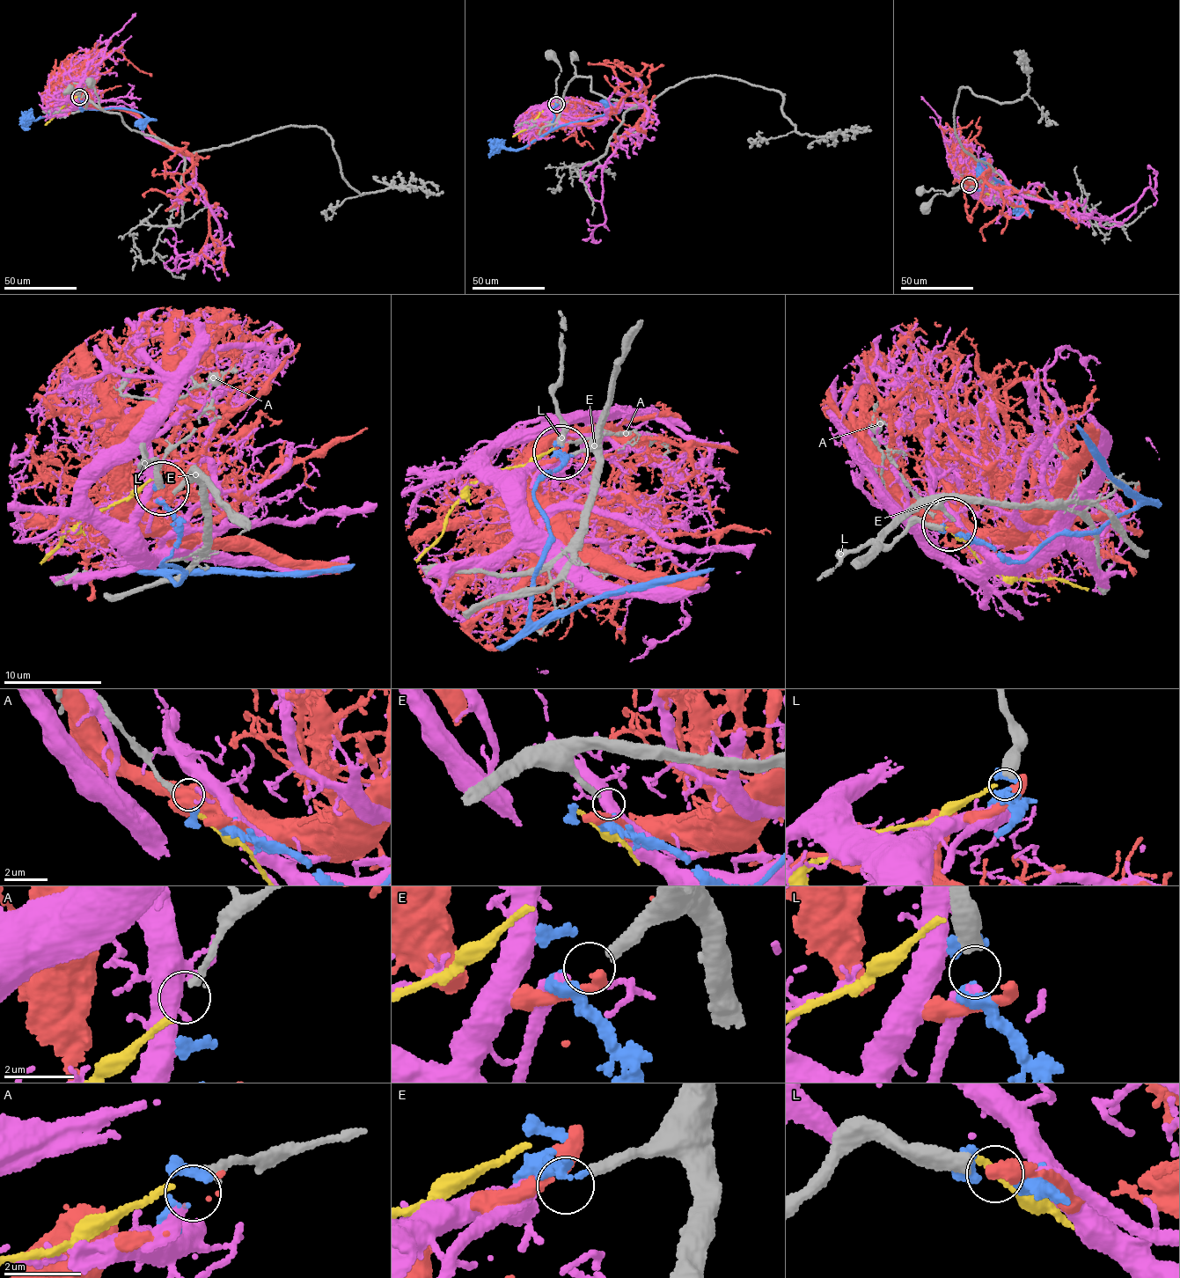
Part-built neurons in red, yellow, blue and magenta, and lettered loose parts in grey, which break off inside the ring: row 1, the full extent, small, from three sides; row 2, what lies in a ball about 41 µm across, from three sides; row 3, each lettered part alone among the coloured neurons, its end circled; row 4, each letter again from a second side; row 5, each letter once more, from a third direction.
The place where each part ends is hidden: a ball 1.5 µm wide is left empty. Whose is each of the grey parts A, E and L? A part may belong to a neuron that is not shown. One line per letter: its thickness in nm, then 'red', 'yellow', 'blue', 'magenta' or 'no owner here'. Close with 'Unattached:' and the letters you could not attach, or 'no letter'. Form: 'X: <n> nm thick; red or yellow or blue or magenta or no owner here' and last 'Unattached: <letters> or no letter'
A: 220 nm thick; yellow
E: 280 nm thick; no owner here
L: 440 nm thick; magenta
Unattached: E

